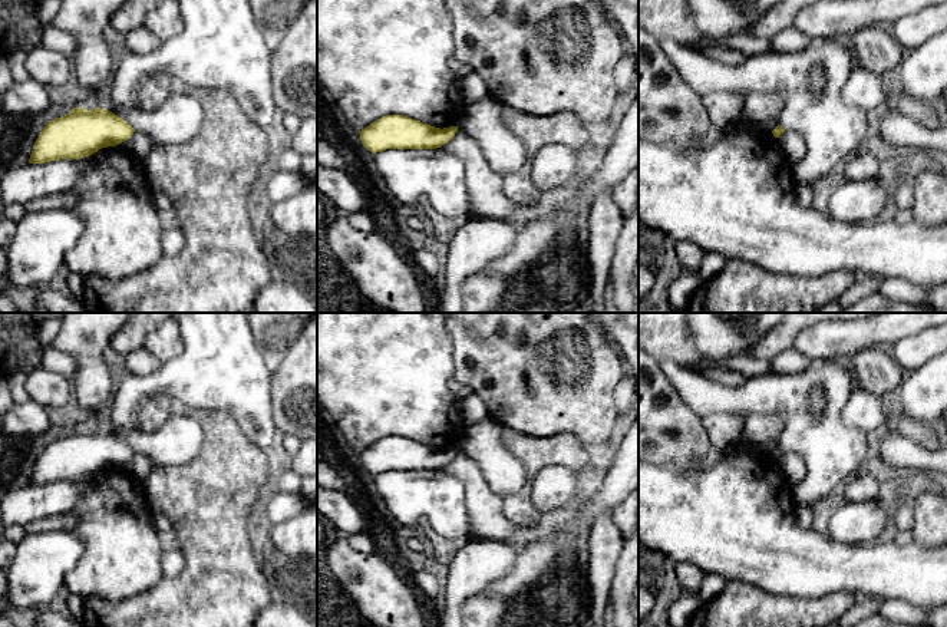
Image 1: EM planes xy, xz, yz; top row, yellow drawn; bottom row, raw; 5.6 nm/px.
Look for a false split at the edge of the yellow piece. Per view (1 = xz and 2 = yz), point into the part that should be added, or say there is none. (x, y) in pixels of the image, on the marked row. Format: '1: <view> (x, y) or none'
1: none
2: none

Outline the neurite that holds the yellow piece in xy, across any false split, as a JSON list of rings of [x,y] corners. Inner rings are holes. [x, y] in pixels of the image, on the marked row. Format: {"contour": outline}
{"contour": [[[73,108],[67,115],[49,121],[33,145],[29,164],[46,164],[60,159],[80,159],[102,148],[116,146],[128,141],[135,129],[108,109]]]}

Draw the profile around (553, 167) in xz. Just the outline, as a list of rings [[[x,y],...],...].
[[[560,143],[541,148],[532,158],[531,178],[545,192],[573,184],[578,152]]]

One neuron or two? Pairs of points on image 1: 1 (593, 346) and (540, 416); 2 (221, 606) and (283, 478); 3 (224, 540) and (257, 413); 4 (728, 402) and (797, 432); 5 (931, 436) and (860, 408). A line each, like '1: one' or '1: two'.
1: one
2: two
3: two
4: one
5: one

